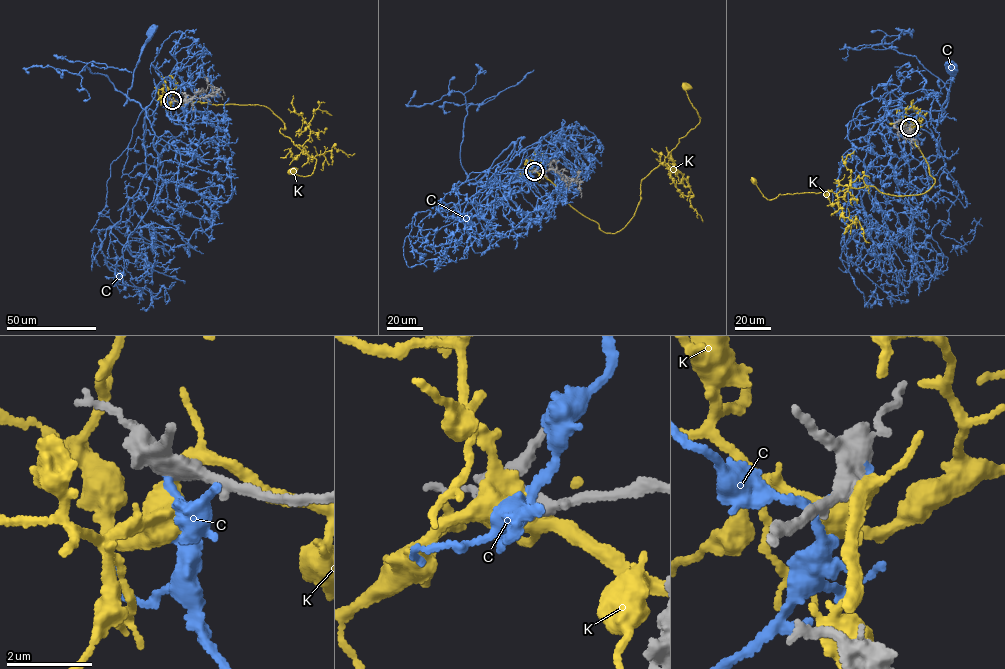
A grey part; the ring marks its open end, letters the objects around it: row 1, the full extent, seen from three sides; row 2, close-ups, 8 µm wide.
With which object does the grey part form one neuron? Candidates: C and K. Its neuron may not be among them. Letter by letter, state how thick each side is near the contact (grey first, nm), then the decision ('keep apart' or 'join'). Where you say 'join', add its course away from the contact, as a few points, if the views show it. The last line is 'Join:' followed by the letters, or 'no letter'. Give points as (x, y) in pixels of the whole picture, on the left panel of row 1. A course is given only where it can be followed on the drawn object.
C: calibres 440 and 200 nm; keep apart
K: calibres 480 and 320 nm; keep apart
Join: no letter

